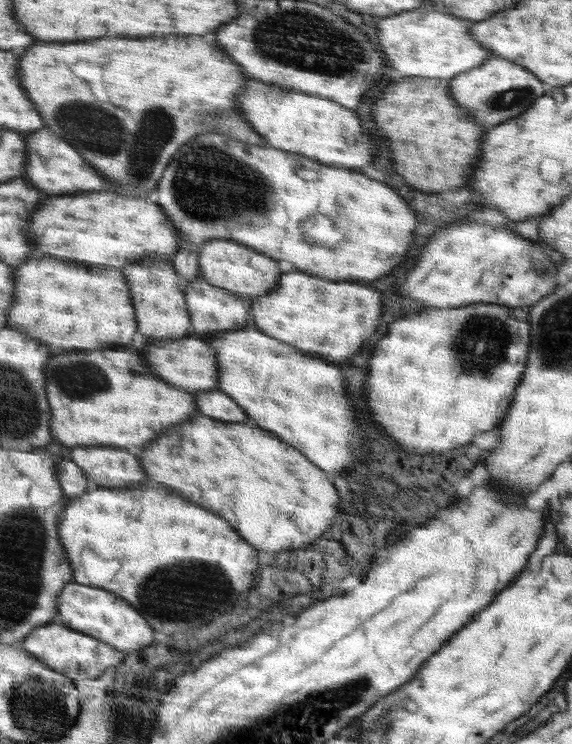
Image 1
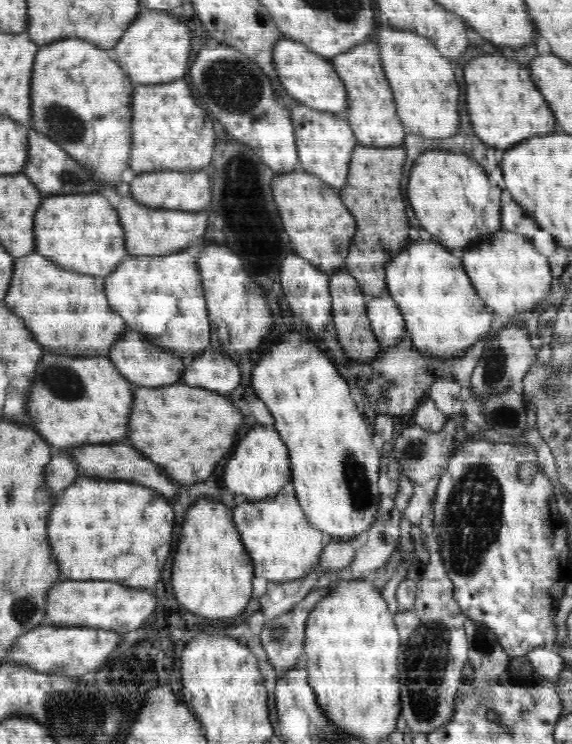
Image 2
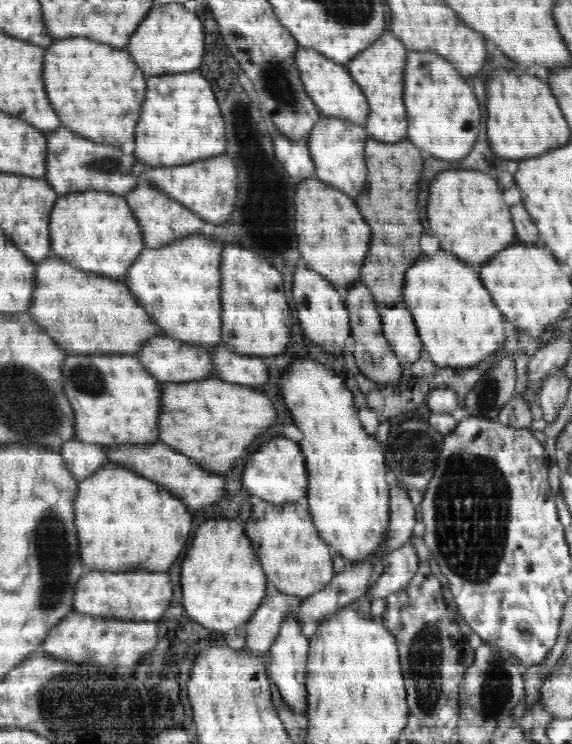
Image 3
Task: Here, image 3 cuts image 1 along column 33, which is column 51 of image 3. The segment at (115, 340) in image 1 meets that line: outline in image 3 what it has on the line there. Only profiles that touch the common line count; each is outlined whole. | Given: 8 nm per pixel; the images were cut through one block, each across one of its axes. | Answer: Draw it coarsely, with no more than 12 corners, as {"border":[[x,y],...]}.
{"border":[[36,263],[28,311],[67,354],[136,355],[160,326],[122,279]]}

